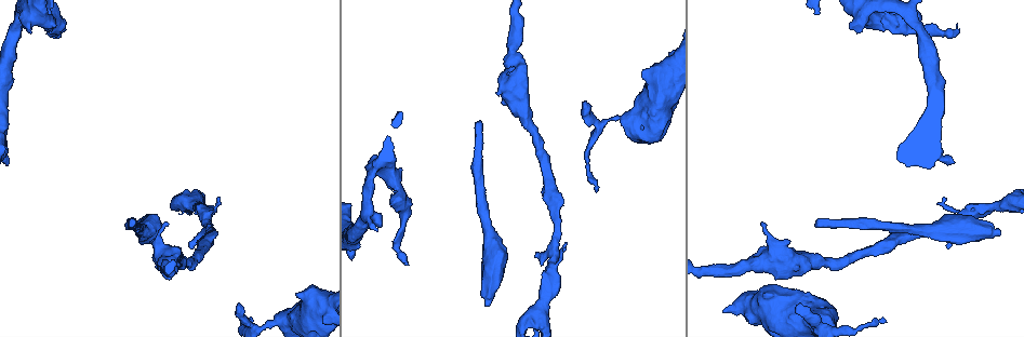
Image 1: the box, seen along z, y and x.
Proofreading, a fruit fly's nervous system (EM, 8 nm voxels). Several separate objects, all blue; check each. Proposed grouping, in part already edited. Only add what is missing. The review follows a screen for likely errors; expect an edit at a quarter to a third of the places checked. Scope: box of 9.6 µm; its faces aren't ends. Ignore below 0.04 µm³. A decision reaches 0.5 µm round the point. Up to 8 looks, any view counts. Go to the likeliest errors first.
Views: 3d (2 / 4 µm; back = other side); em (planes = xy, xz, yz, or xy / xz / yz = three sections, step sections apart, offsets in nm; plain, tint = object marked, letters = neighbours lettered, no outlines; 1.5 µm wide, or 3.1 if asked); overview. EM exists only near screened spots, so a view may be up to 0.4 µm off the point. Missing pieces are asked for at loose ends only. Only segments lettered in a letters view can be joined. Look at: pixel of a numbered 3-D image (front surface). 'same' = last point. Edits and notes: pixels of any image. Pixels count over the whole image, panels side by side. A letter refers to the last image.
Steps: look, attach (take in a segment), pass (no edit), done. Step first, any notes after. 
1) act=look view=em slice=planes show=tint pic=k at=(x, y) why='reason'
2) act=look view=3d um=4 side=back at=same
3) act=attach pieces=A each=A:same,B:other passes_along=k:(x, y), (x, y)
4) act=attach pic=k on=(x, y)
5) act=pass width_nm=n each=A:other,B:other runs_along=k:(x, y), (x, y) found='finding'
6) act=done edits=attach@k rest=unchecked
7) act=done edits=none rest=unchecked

act=look view=em slice=xy step=8 show=tint pic=1 at=(480, 122) why='end of a long branch'

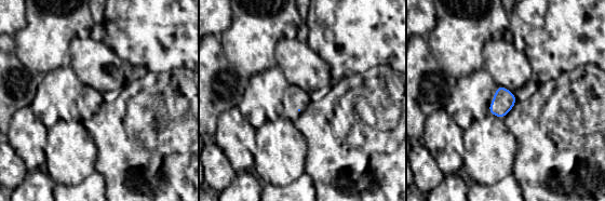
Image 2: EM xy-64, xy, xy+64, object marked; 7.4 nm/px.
act=look view=em slice=planes show=letters at=same why='cut it another way'

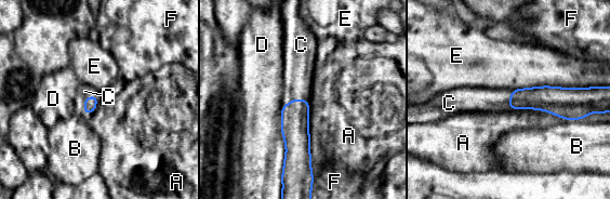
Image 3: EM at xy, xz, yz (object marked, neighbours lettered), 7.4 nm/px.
act=attach pieces=C each=A:other,B:other,C:same,D:other,E:other,F:other passes_along=3:(90, 104), (84, 103), (84, 91) found='it goes on there'

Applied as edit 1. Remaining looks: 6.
act=look view=overview why='redraw'

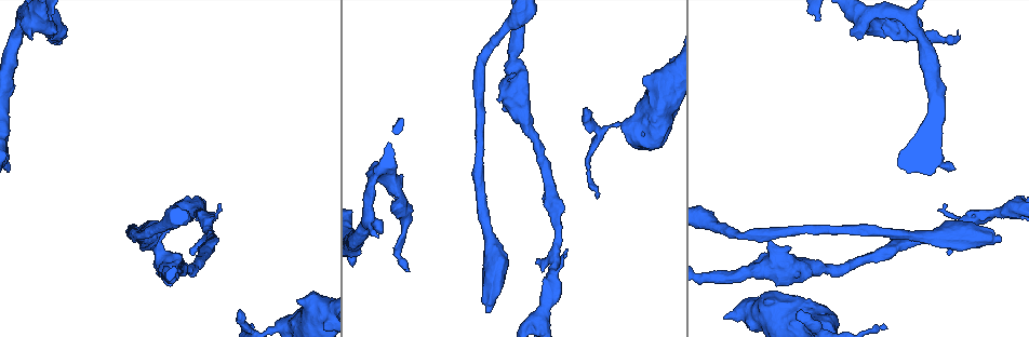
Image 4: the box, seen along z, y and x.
act=look view=3d um=4 pic=4 at=(999, 240) why='thick end'

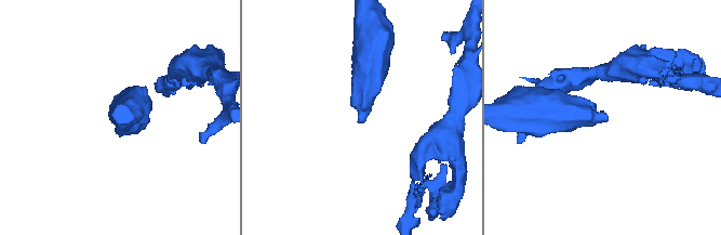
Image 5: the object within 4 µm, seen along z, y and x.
act=look view=em slice=yz step=4 show=tint pic=5 at=(606, 118)

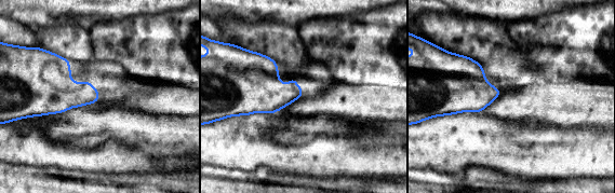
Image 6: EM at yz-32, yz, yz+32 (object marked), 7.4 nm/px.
act=look view=em slice=planes show=letters at=same

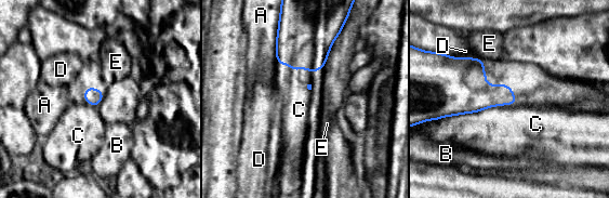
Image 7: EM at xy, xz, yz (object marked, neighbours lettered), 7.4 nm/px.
act=pass each=A:other,B:other,C:other,D:other,E:other border=7:(516, 97), (513, 104), (440, 118) found='none of them fits'

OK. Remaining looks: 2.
act=look view=em slice=xy step=8 show=letters pic=4 at=(406, 267)

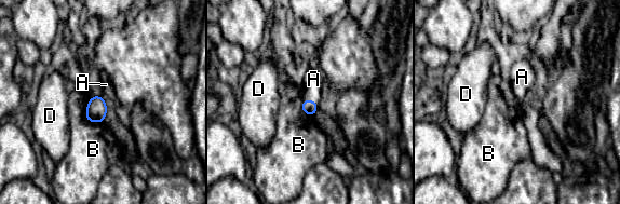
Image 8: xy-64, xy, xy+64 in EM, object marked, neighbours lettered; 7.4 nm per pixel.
act=attach pieces=A width_nm=110 each=A:same,B:other,D:other passes_along=8:(309, 107), (312, 100), (313, 79) found='it goes on there'

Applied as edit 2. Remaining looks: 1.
act=done edits=attach@3,attach@8 rest=unchecked

